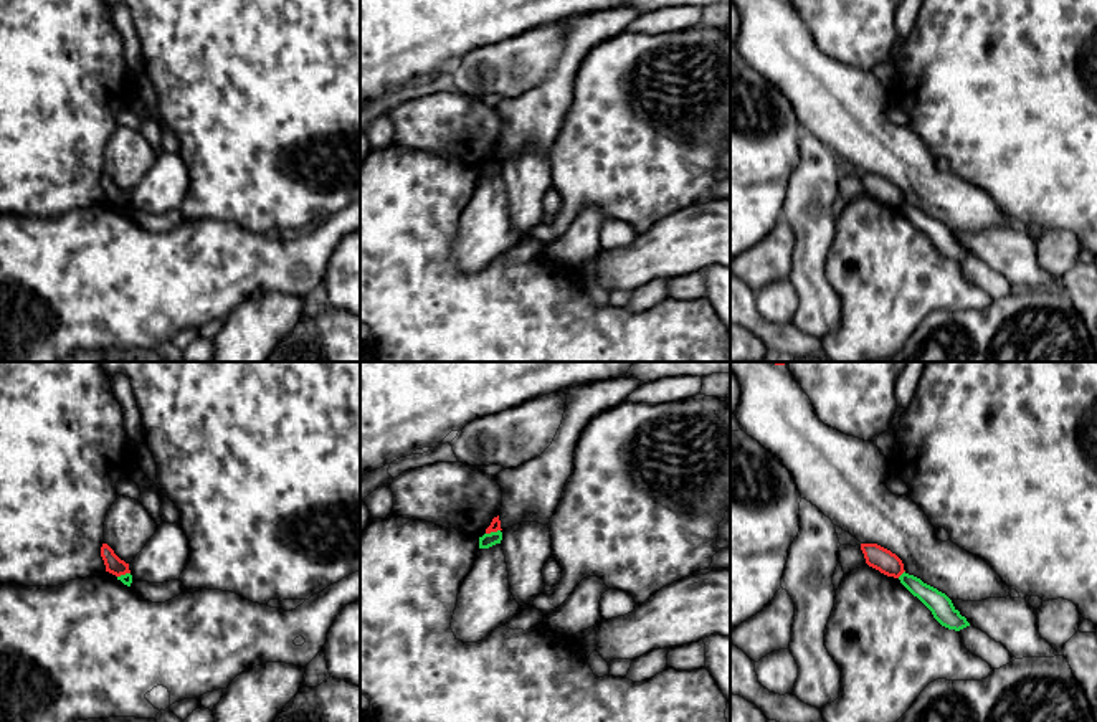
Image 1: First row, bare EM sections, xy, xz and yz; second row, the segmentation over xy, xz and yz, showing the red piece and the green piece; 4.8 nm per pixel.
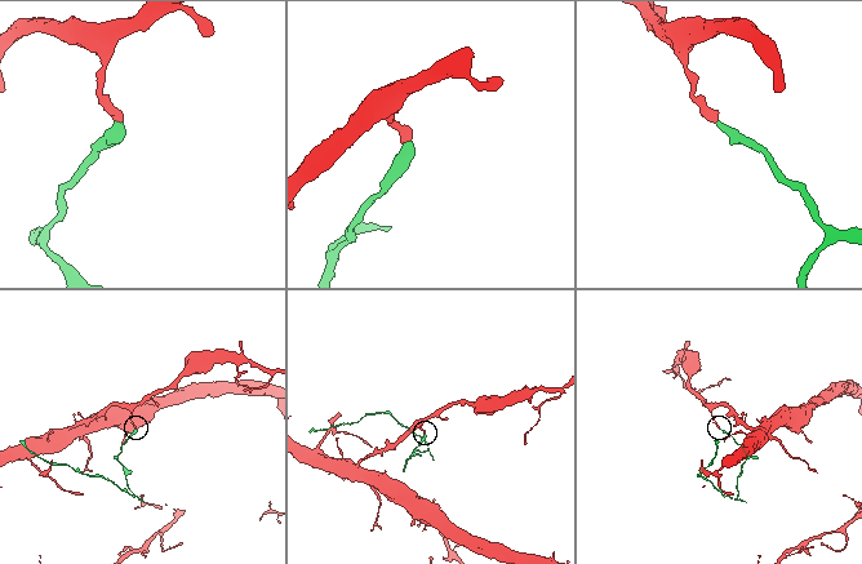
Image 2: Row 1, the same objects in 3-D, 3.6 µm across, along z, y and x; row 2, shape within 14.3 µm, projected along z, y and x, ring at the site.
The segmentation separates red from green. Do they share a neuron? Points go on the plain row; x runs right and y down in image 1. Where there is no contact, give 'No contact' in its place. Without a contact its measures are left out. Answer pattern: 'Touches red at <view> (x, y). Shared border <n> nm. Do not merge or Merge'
Touches red at xz (493, 161). Shared border 80 nm. Do not merge

